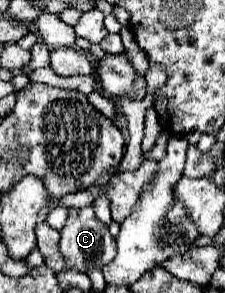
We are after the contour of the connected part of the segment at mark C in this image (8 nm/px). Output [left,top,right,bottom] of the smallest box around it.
[60,207,116,271]

